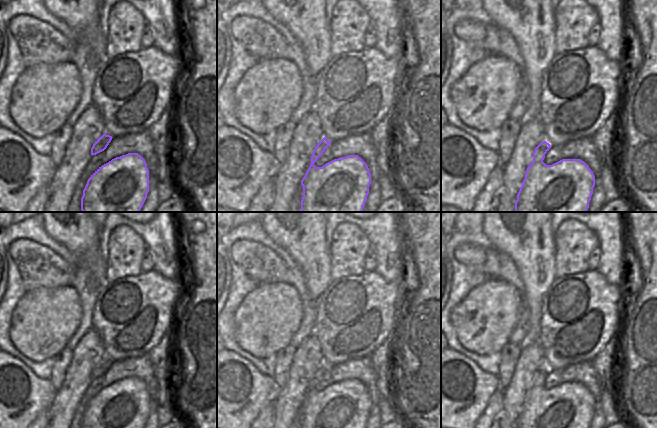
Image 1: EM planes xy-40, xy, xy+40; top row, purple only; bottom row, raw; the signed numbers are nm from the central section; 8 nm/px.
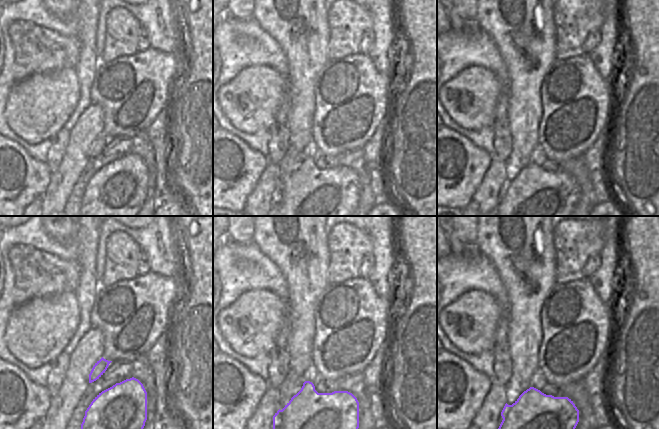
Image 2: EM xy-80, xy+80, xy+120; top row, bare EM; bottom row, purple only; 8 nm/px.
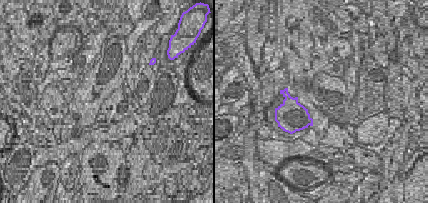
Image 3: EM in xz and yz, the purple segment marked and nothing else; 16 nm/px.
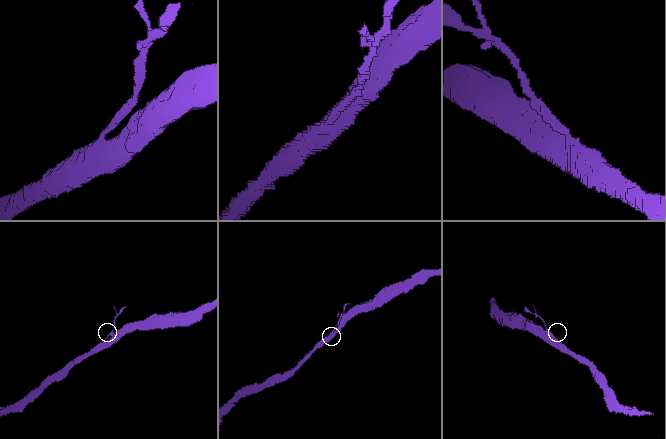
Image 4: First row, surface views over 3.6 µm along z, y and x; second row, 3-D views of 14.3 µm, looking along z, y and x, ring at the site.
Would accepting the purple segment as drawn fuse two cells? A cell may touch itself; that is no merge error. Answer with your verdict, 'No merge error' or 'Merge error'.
No merge error

